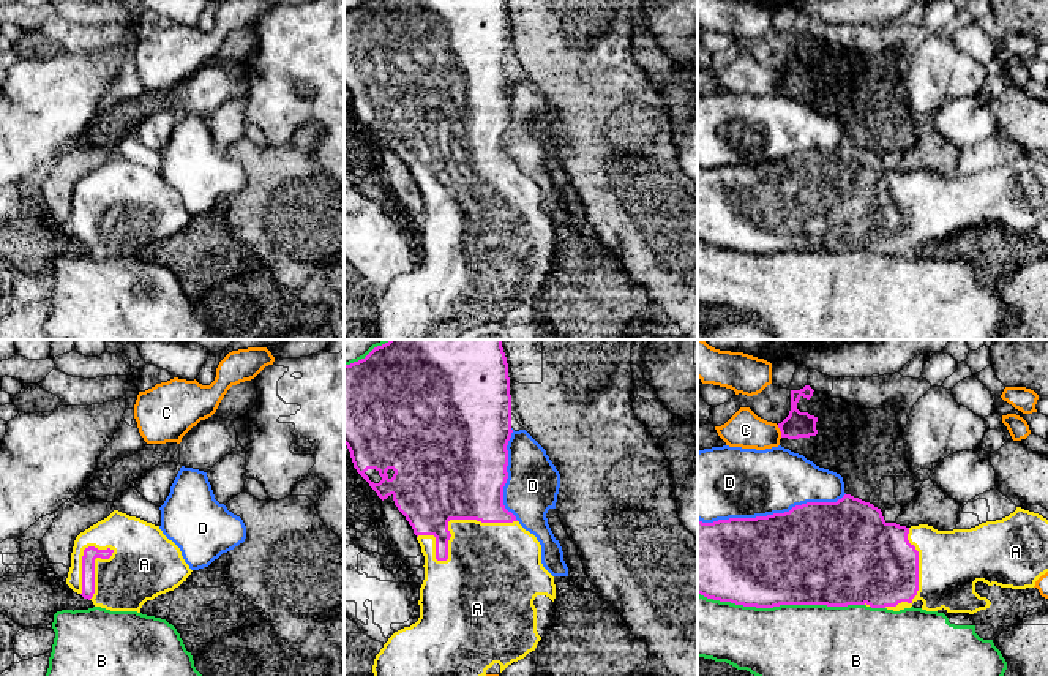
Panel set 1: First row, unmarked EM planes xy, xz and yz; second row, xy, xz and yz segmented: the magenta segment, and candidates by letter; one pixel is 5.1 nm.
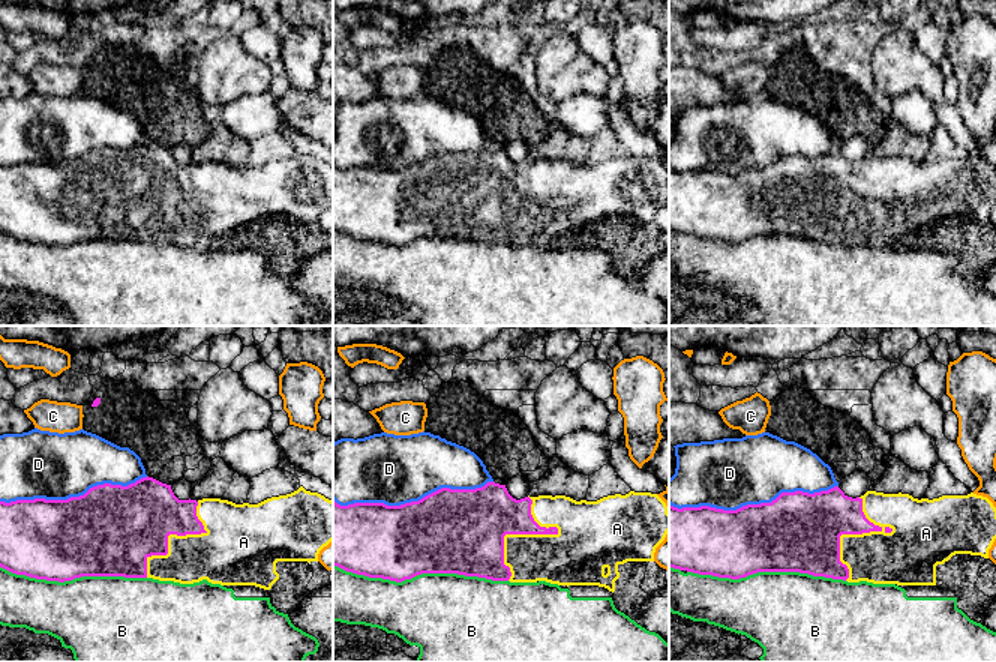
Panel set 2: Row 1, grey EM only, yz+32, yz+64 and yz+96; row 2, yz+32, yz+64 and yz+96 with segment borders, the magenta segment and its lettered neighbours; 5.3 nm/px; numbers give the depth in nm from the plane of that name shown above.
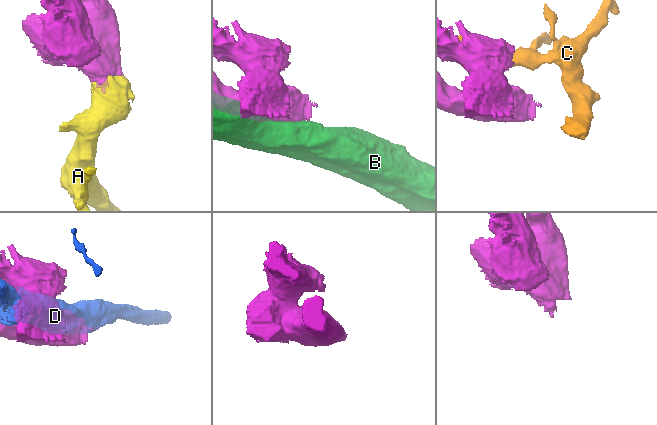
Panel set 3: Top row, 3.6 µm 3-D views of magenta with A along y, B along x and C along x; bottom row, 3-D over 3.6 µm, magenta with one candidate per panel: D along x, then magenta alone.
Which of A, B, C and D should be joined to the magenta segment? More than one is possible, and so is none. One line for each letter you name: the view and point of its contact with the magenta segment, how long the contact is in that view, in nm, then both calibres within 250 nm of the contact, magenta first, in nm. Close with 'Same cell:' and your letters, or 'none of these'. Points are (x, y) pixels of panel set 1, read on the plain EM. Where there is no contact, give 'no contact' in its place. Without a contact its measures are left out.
A: contact xz (449, 177); length 500 nm; calibres 400 and 400 nm
Same cell: A

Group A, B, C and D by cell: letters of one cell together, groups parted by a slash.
A / B / C / D

